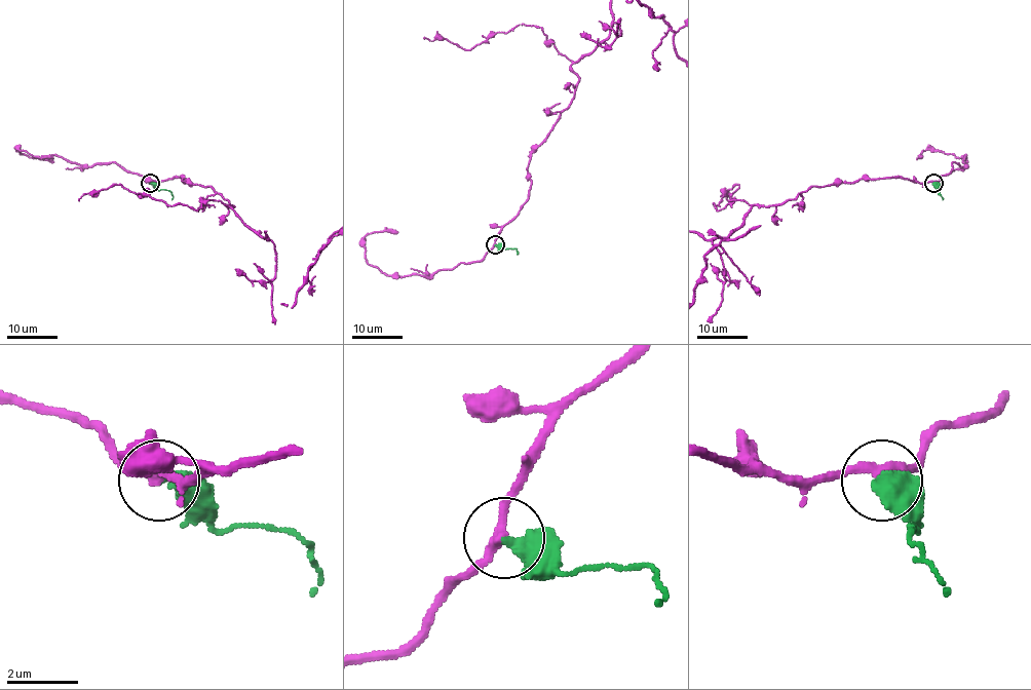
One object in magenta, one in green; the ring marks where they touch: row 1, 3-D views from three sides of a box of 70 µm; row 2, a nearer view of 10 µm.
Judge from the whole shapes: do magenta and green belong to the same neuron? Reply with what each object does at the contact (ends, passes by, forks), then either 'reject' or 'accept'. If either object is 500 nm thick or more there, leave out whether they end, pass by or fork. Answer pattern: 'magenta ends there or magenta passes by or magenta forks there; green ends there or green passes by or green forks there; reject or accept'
magenta passes by; green ends there; accept

